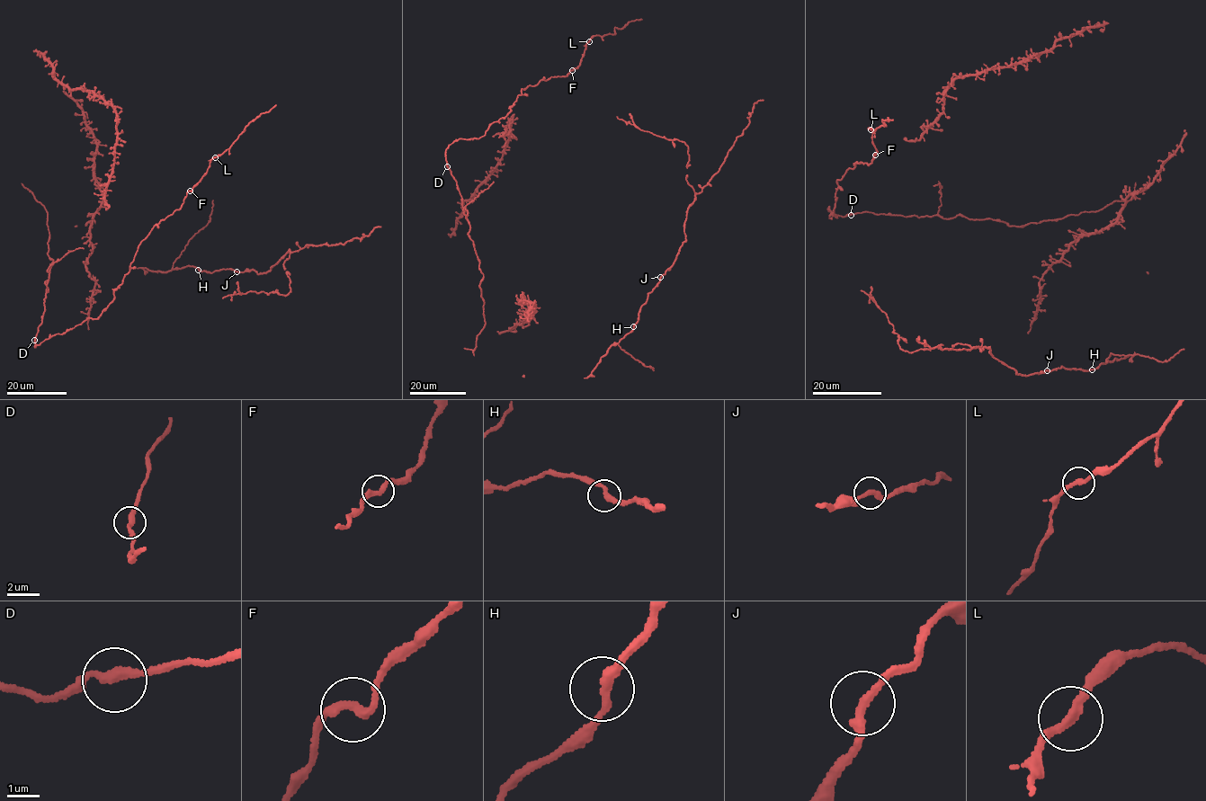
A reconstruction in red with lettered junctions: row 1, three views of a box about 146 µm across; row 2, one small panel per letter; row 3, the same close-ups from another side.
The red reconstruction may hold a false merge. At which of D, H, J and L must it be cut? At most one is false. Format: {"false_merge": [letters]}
{"false_merge": []}

